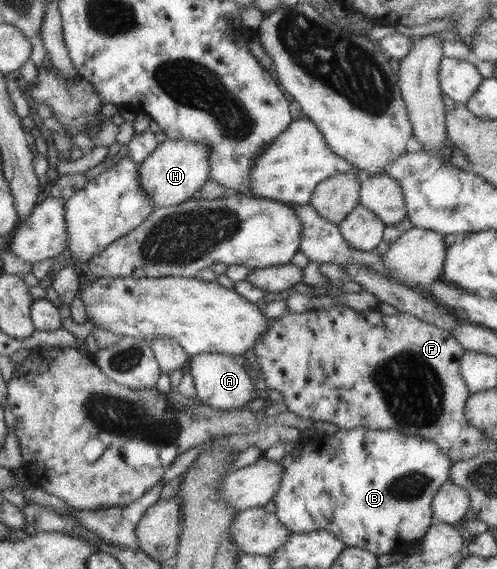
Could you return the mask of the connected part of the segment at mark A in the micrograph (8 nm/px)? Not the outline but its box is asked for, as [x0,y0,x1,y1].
[187,353,257,410]

